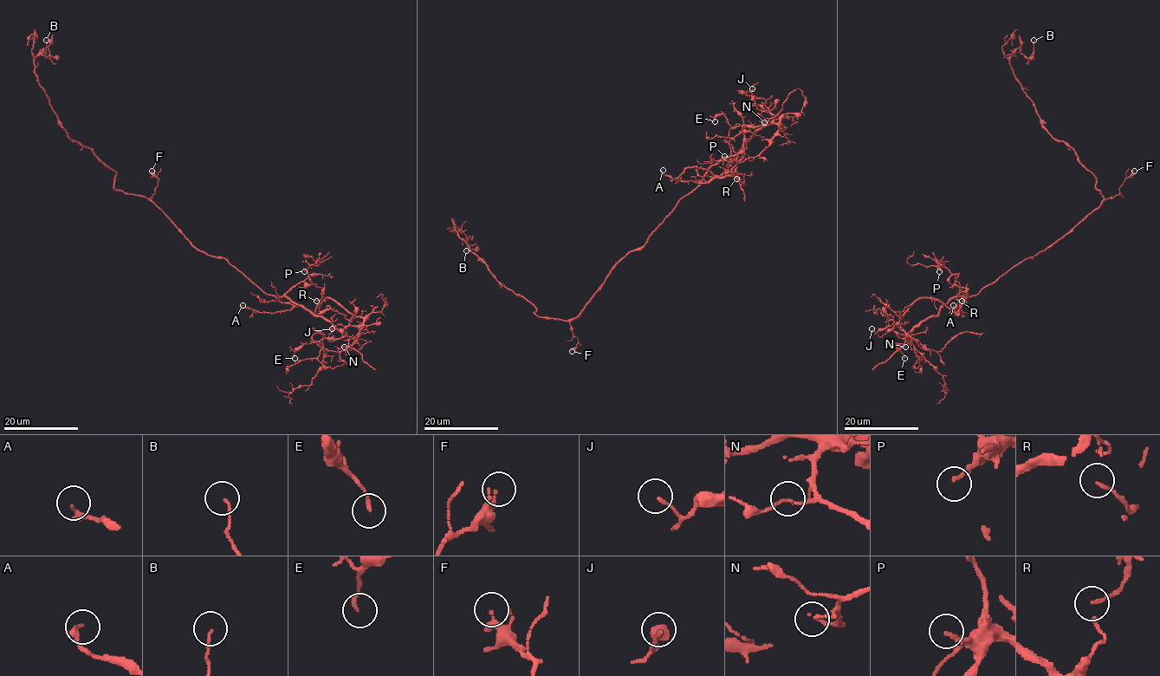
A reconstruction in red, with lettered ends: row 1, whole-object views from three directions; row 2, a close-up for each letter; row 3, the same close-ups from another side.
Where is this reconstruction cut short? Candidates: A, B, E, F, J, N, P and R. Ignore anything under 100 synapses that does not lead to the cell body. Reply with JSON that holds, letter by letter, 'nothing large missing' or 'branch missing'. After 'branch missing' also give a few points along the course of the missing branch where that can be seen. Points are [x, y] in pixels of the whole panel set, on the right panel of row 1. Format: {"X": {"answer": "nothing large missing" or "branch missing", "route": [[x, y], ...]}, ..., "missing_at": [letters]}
{"A": {"answer": "nothing large missing"}, "B": {"answer": "nothing large missing"}, "E": {"answer": "nothing large missing"}, "F": {"answer": "nothing large missing"}, "J": {"answer": "nothing large missing"}, "N": {"answer": "nothing large missing"}, "P": {"answer": "nothing large missing"}, "R": {"answer": "nothing large missing"}, "missing_at": []}

